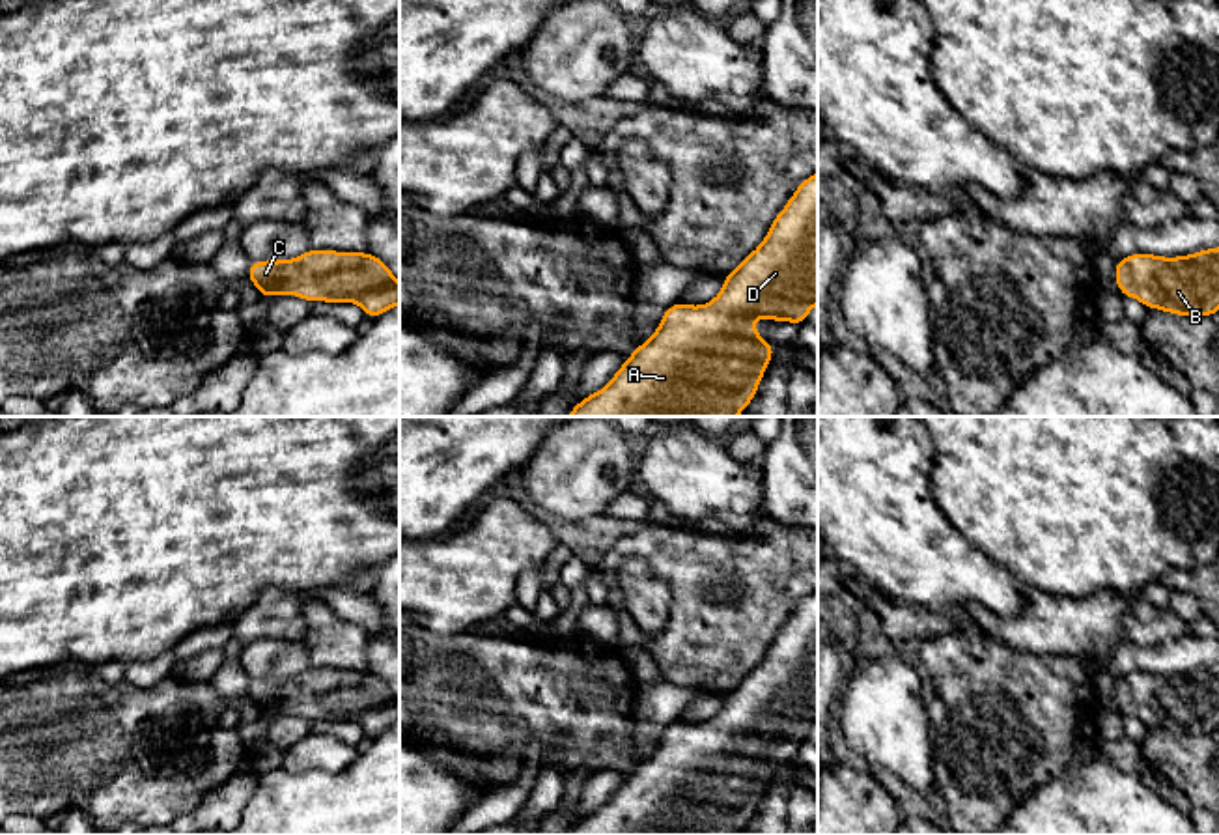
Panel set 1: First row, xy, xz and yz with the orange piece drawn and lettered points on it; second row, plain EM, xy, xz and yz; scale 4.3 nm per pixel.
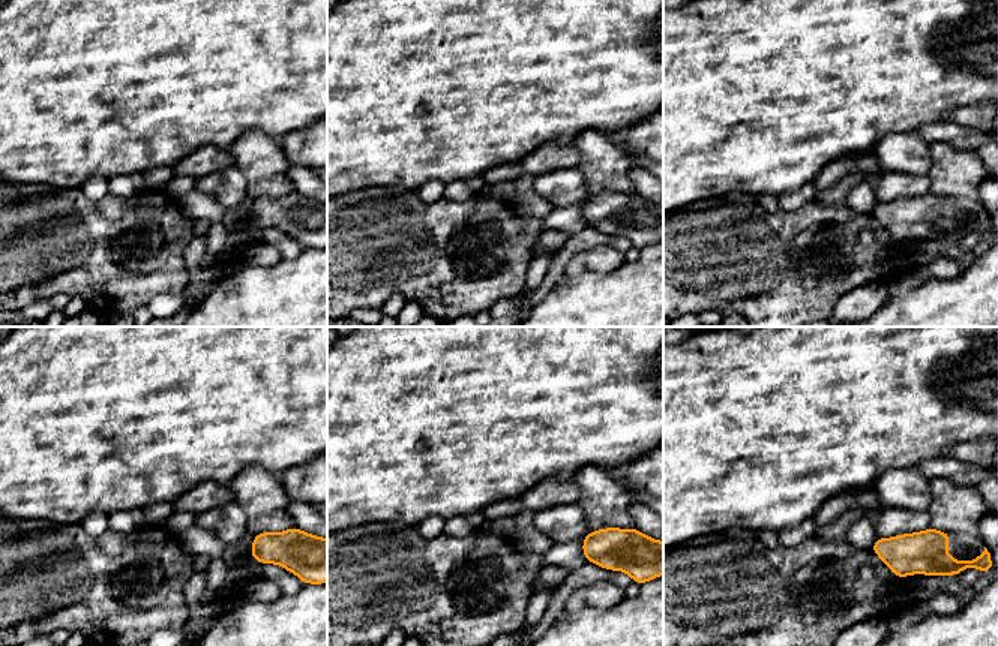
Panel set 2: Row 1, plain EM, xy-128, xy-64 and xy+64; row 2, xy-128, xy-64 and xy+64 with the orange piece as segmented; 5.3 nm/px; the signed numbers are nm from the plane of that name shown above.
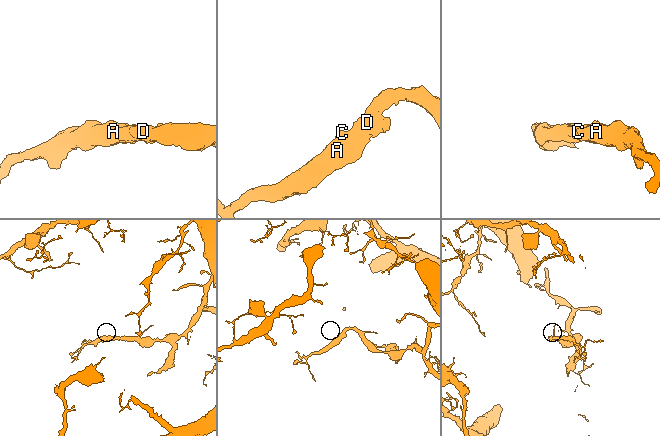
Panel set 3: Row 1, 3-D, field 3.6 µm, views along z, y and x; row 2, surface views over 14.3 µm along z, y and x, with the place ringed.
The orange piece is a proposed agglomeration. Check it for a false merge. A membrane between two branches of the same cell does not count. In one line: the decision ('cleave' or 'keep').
keep

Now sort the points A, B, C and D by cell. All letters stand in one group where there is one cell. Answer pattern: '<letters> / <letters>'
A B C D

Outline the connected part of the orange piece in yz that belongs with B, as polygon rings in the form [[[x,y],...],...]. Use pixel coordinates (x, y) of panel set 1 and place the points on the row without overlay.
[[[1219,665],[1165,676],[1133,671],[1114,680],[1122,715],[1172,734],[1213,736],[1219,729]]]

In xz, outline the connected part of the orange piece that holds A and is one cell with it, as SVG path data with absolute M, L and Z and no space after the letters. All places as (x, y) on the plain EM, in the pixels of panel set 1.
M818 590L803 598L769 643L765 658L737 686L724 693L722 708L708 723L674 721L657 749L642 760L597 811L582 816L566 835L737 835L749 826L775 771L760 757L754 736L803 743L818 723Z

